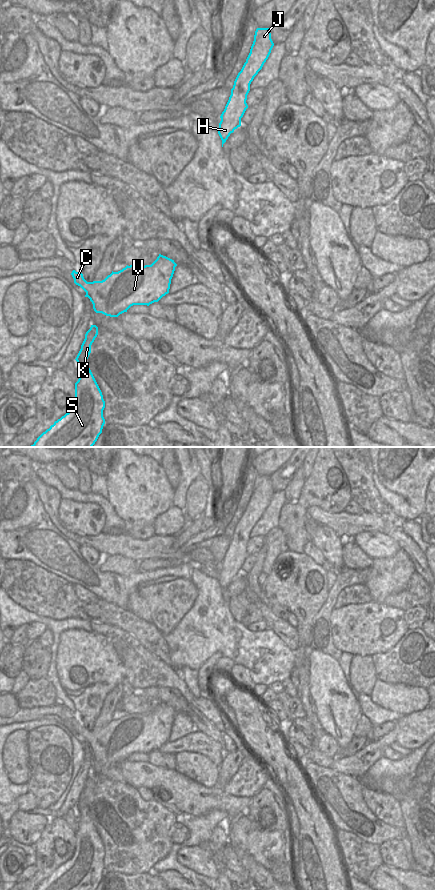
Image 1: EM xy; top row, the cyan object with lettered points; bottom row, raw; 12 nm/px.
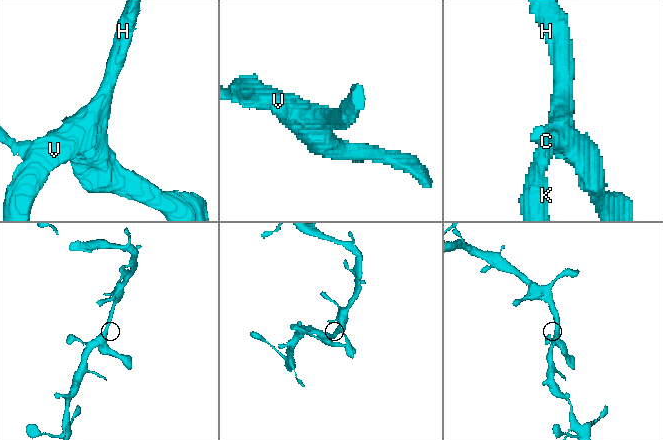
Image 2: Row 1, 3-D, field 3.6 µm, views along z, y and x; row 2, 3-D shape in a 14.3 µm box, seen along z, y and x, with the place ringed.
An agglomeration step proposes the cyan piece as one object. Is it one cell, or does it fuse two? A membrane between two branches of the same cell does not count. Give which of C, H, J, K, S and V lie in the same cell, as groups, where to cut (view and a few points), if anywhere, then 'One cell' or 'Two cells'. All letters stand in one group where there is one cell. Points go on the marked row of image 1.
Groups: C H J K S V. No split. One cell.

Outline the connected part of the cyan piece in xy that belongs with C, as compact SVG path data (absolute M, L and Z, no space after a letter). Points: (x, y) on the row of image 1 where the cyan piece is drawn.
M159 254L151 265L130 265L118 272L113 272L102 281L87 282L82 273L75 270L71 275L74 283L80 286L93 304L96 313L102 313L110 317L118 317L127 312L133 305L147 305L158 302L169 293L171 279L177 264L174 260Z

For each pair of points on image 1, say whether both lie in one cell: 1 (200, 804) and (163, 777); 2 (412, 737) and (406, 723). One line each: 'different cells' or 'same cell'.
1: same cell
2: same cell

